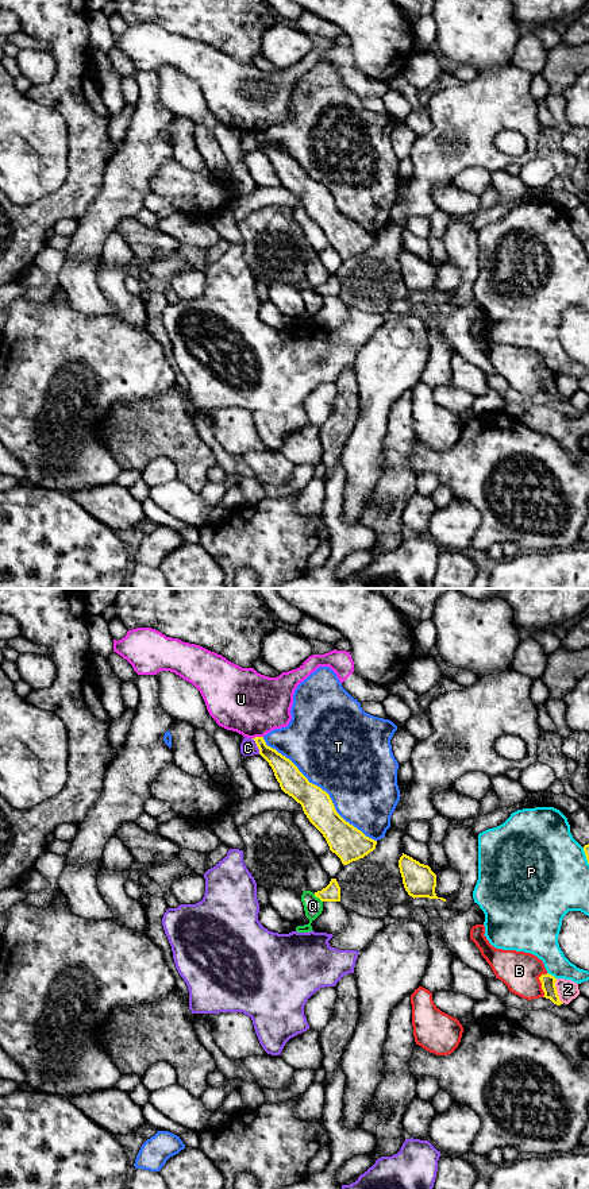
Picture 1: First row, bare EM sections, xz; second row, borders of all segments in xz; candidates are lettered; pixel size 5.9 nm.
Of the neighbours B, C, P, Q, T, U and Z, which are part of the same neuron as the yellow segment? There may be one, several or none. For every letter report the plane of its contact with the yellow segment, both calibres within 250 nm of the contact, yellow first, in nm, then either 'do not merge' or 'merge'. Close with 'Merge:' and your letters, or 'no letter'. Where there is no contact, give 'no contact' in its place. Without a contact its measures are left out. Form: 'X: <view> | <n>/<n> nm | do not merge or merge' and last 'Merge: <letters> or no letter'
B: xz | 80/240 nm | do not merge
C: xz | 140/100 nm | do not merge
P: xz | 80/220 nm | do not merge
Q: xz | 100/110 nm | do not merge
T: xz | 180/500 nm | do not merge
U: xz | 130/380 nm | do not merge
Z: xz | 80/120 nm | do not merge
Merge: no letter

